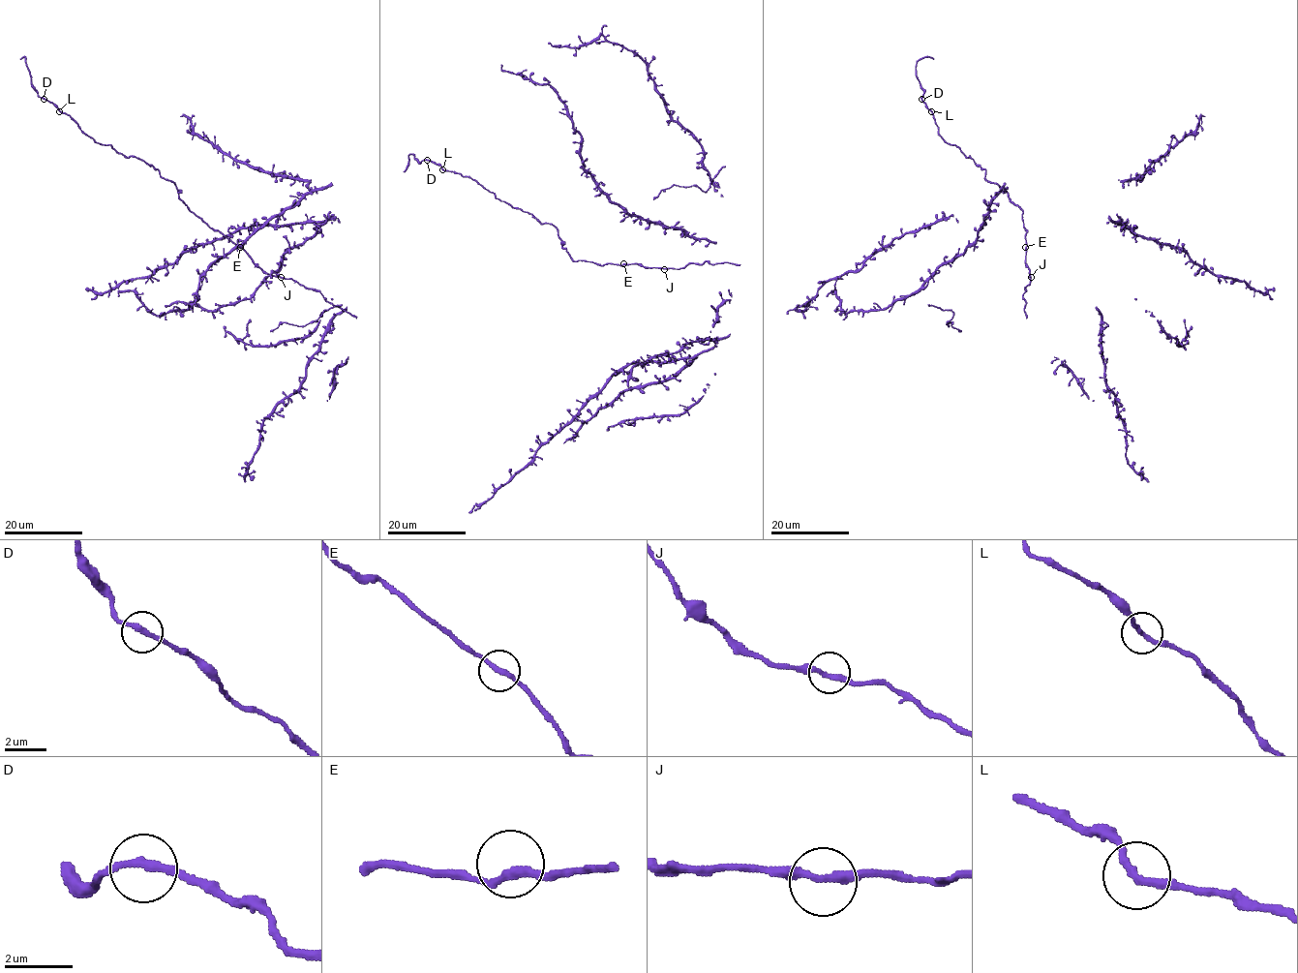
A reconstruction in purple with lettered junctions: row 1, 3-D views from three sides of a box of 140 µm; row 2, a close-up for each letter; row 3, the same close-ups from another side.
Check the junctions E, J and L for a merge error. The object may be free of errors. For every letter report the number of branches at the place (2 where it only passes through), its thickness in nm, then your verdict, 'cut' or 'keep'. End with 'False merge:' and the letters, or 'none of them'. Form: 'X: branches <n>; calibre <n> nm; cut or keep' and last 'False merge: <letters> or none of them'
E: branches 2; calibre 240 nm; keep
J: branches 2; calibre 240 nm; keep
L: branches 2; calibre 200 nm; keep
False merge: none of them

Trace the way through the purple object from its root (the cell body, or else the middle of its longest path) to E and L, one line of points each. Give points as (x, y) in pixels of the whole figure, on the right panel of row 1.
E: (1030, 278), (1025, 247)
L: (1030, 278), (1023, 211), (1011, 200), (1006, 192), (984, 178), (984, 169), (940, 136), (931, 111)

